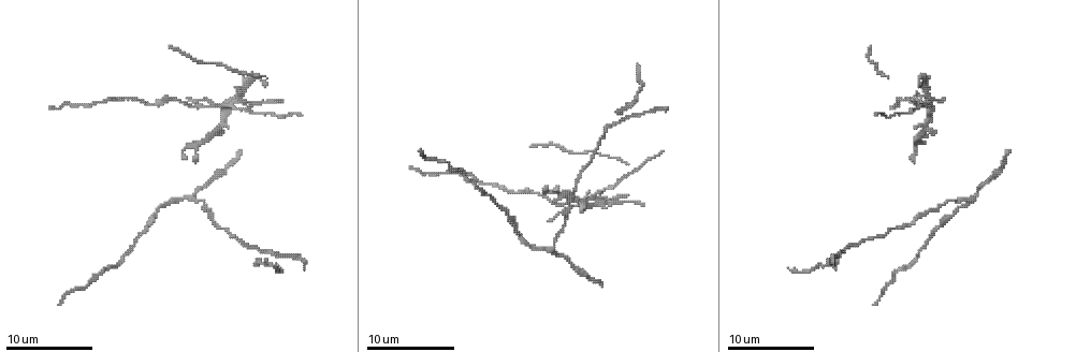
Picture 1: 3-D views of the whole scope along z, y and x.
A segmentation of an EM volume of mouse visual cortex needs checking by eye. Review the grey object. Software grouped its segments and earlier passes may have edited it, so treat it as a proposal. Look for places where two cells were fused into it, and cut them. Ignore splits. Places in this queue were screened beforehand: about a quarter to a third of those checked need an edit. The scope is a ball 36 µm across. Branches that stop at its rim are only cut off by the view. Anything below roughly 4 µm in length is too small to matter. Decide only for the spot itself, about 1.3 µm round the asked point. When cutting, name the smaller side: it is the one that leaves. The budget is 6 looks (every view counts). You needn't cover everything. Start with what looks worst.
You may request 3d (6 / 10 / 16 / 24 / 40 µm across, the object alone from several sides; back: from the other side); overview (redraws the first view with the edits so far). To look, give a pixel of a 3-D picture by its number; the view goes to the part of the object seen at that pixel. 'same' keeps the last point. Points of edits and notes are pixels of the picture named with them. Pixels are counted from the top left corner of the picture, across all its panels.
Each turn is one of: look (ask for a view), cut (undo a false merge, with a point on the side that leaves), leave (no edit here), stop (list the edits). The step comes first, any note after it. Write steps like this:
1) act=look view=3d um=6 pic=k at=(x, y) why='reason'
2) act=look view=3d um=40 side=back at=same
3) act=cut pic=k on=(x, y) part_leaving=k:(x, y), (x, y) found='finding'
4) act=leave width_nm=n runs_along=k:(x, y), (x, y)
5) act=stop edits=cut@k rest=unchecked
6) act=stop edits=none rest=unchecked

act=look view=3d um=6 pic=1 at=(224, 107) why='thin arm on a thick one'

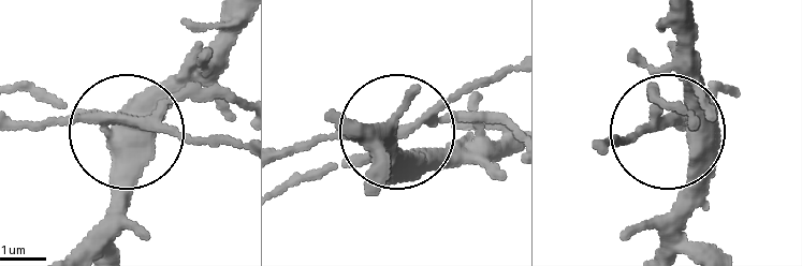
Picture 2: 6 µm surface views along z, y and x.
act=cut pic=2 on=(187, 135) part_leaving=2:(136, 127), (236, 146) found='a second cell is stuck on'

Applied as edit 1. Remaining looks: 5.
act=look view=3d um=6 pic=1 at=(549, 251) why='two arms in line, one across'

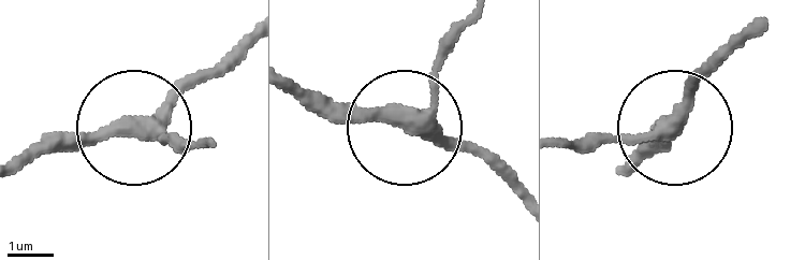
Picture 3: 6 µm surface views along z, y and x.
act=leave width_nm=320 found='all the same cell'

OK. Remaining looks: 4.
act=look view=3d um=6 pic=1 at=(195, 148) why='four arms meet'

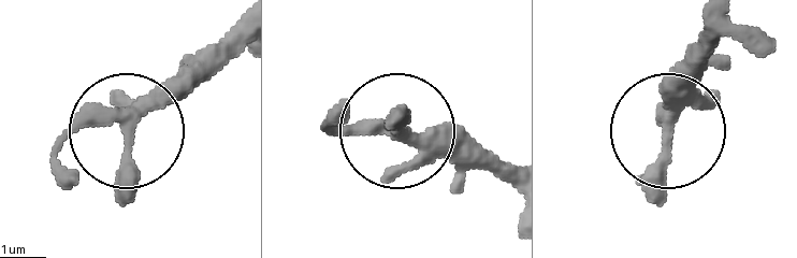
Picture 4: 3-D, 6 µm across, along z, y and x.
act=look view=3d um=6 side=back pic=4 at=(127, 123)

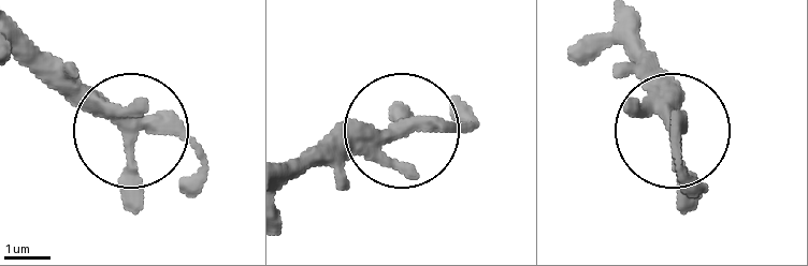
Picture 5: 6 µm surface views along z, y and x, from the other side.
act=leave width_nm=280 found='continuous, no second cell'

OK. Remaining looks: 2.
act=stop edits=cut@2 rest=unchecked

